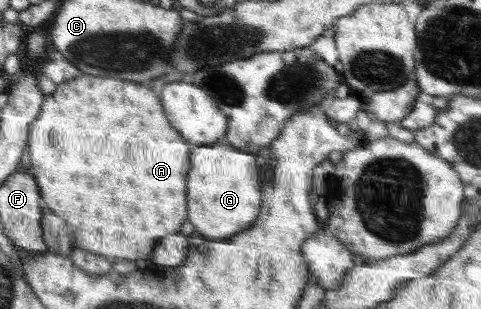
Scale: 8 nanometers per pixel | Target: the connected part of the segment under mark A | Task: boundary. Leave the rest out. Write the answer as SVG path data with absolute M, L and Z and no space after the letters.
M83 74L59 83L51 95L43 101L39 116L29 129L31 173L36 180L44 207L51 209L73 228L73 238L79 238L79 248L107 257L109 261L150 259L159 240L170 234L179 233L181 224L188 219L187 181L190 169L189 156L193 146L169 124L155 92L135 82L121 82L115 78Z

